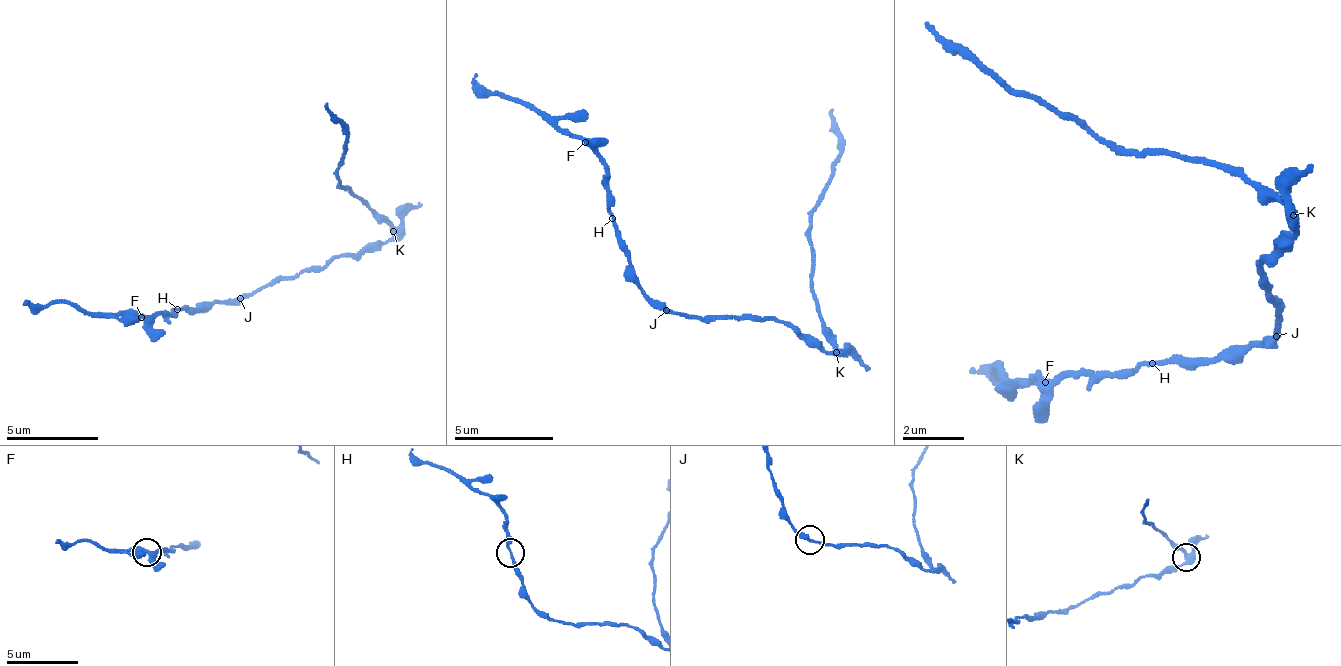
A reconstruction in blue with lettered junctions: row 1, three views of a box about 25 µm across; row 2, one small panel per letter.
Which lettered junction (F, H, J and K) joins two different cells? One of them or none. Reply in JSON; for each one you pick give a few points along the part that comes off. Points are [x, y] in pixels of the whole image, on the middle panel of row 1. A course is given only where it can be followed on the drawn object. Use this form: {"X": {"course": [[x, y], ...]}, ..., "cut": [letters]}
{"K": {"course": [[837, 353], [814, 295], [810, 231], [814, 207], [839, 153], [831, 110]]}, "cut": ["K"]}

